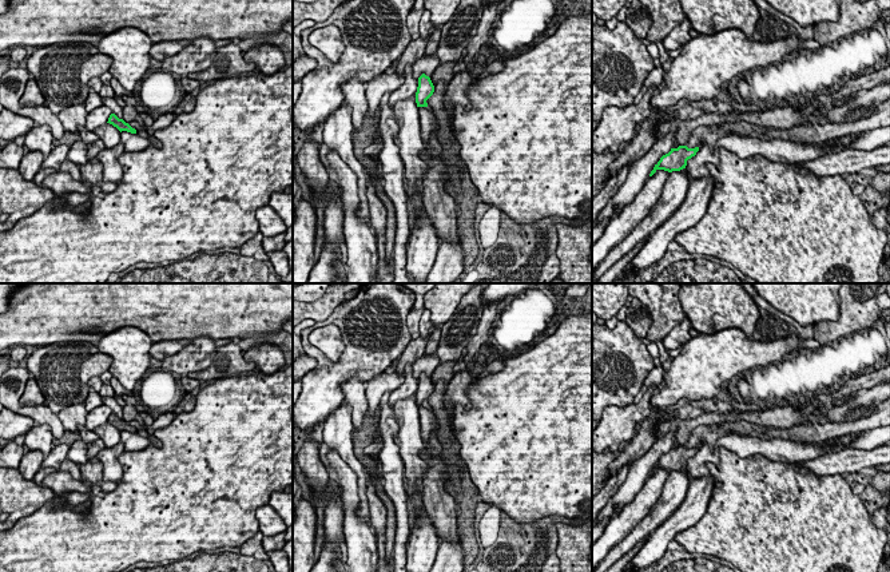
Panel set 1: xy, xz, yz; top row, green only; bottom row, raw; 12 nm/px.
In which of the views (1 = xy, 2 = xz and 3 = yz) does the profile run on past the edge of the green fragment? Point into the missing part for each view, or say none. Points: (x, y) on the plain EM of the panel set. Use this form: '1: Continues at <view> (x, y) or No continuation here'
1: No continuation here
2: No continuation here
3: No continuation here

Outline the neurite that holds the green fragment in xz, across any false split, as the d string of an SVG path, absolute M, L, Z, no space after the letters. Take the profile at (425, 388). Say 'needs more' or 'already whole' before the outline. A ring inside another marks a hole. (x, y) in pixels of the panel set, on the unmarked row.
already whole | M422 373L418 377L418 386L416 392L417 406L428 406L426 400L433 394L433 392L434 392L434 385L430 377Z

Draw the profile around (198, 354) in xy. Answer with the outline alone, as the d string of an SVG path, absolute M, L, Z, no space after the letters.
M208 337L194 338L179 353L166 357L162 361L162 370L176 377L206 370L215 358L215 349L215 339Z

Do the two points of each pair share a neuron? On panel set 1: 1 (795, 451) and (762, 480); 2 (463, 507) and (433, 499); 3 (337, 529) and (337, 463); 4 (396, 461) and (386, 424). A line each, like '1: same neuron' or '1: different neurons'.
1: different neurons
2: different neurons
3: different neurons
4: same neuron

